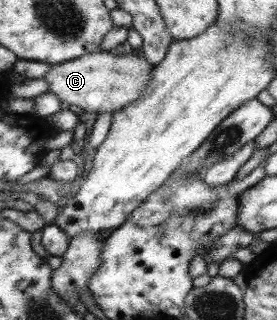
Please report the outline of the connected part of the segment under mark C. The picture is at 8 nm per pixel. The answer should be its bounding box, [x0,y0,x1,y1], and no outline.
[43,51,153,114]

